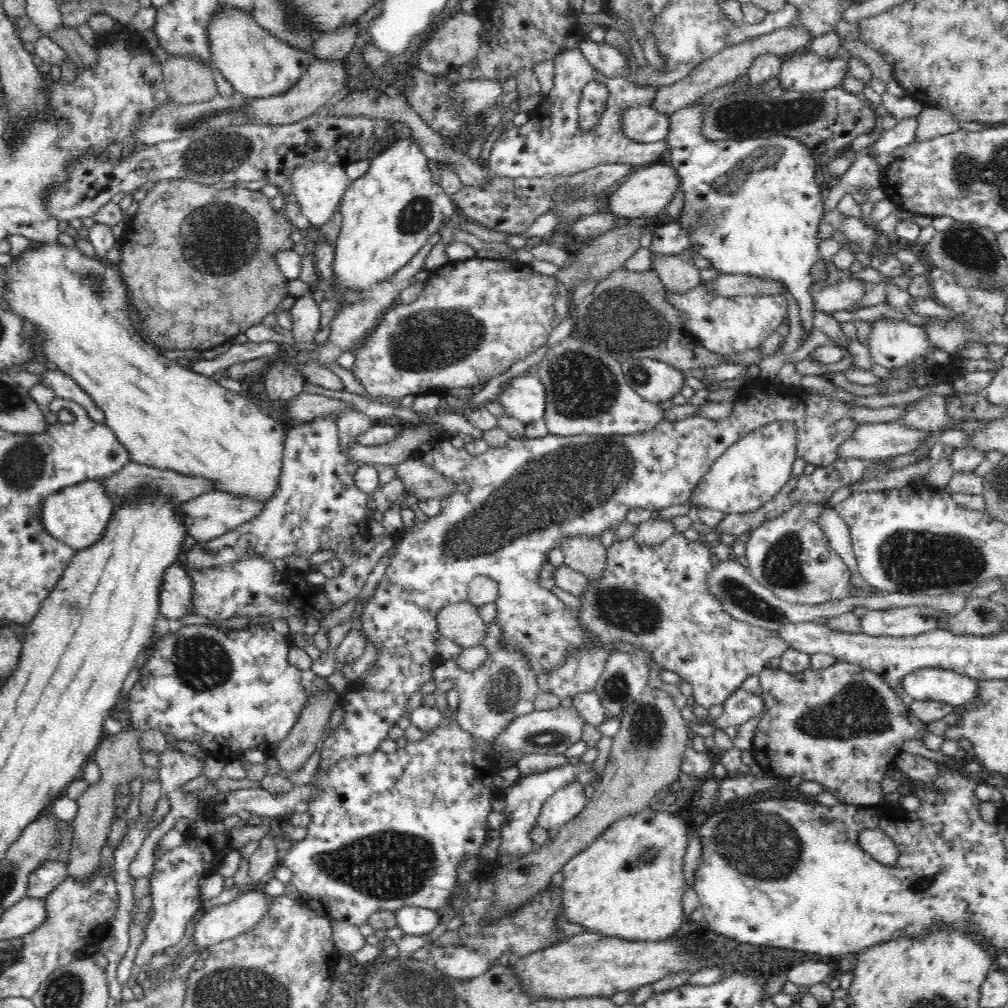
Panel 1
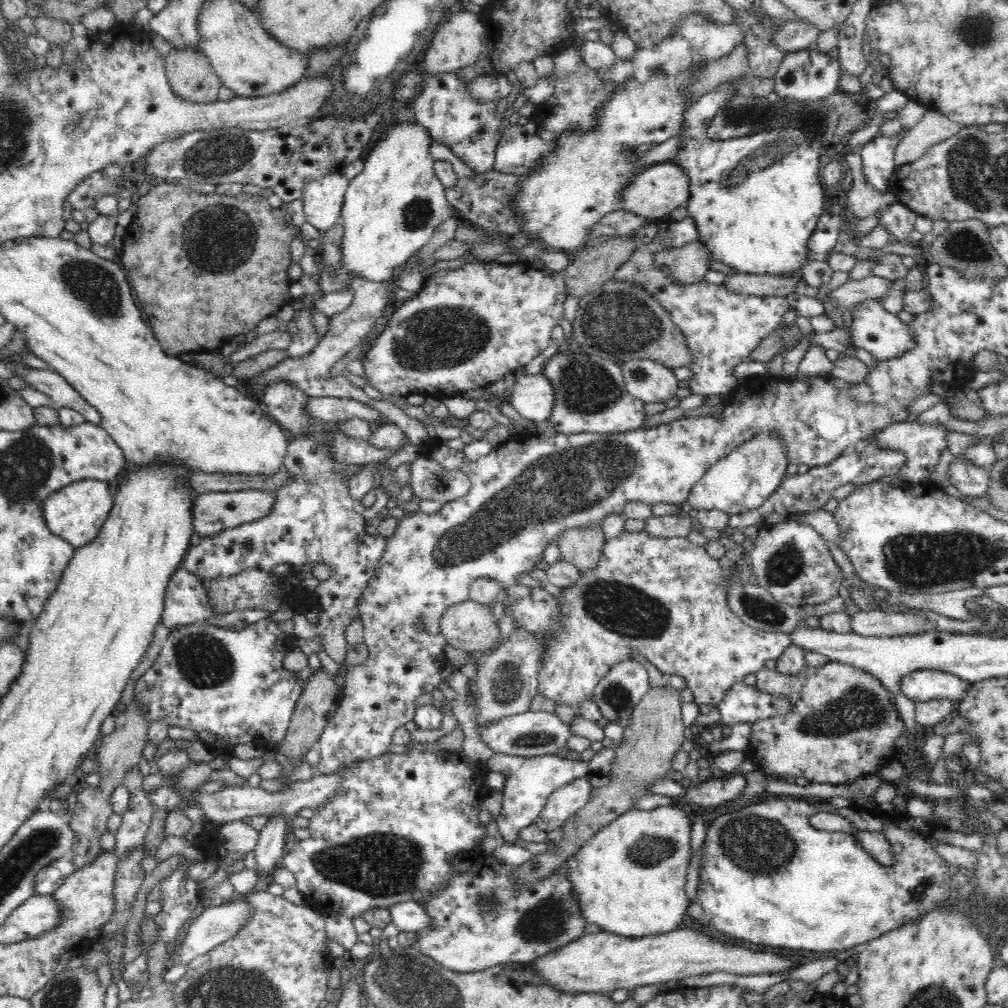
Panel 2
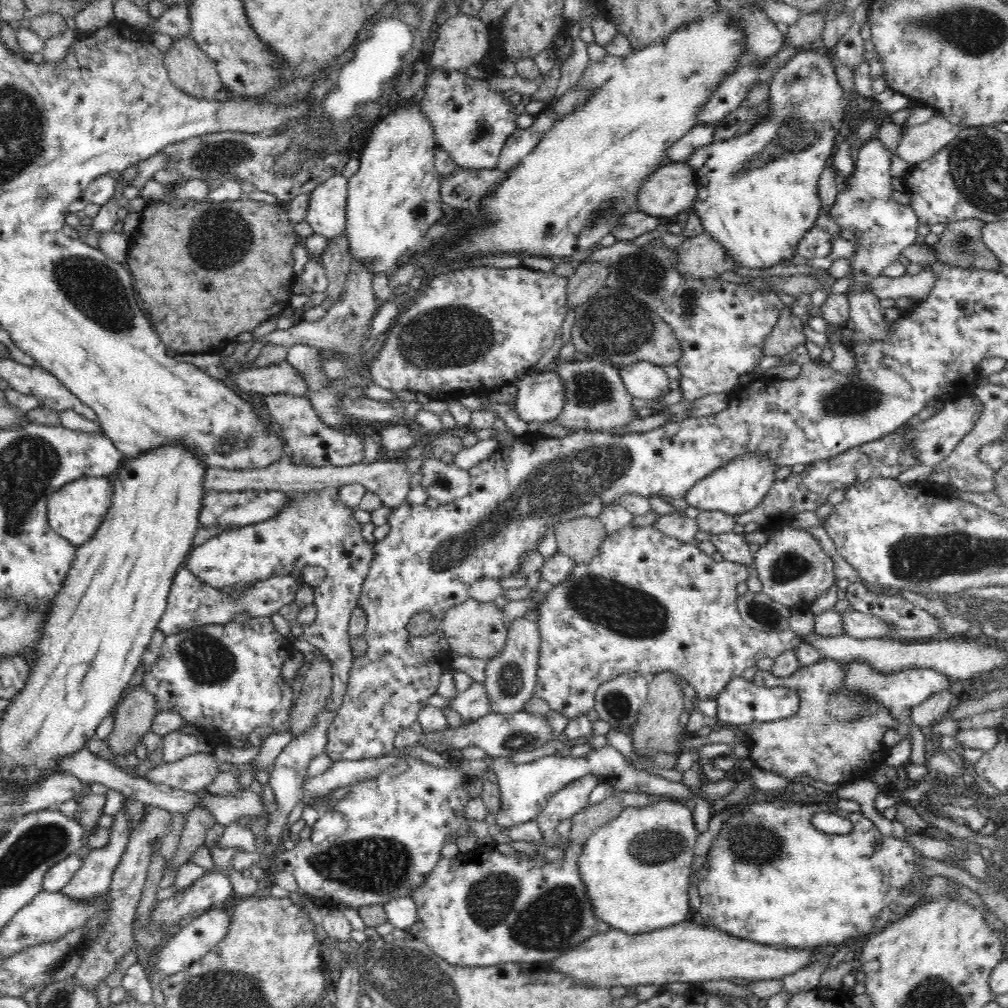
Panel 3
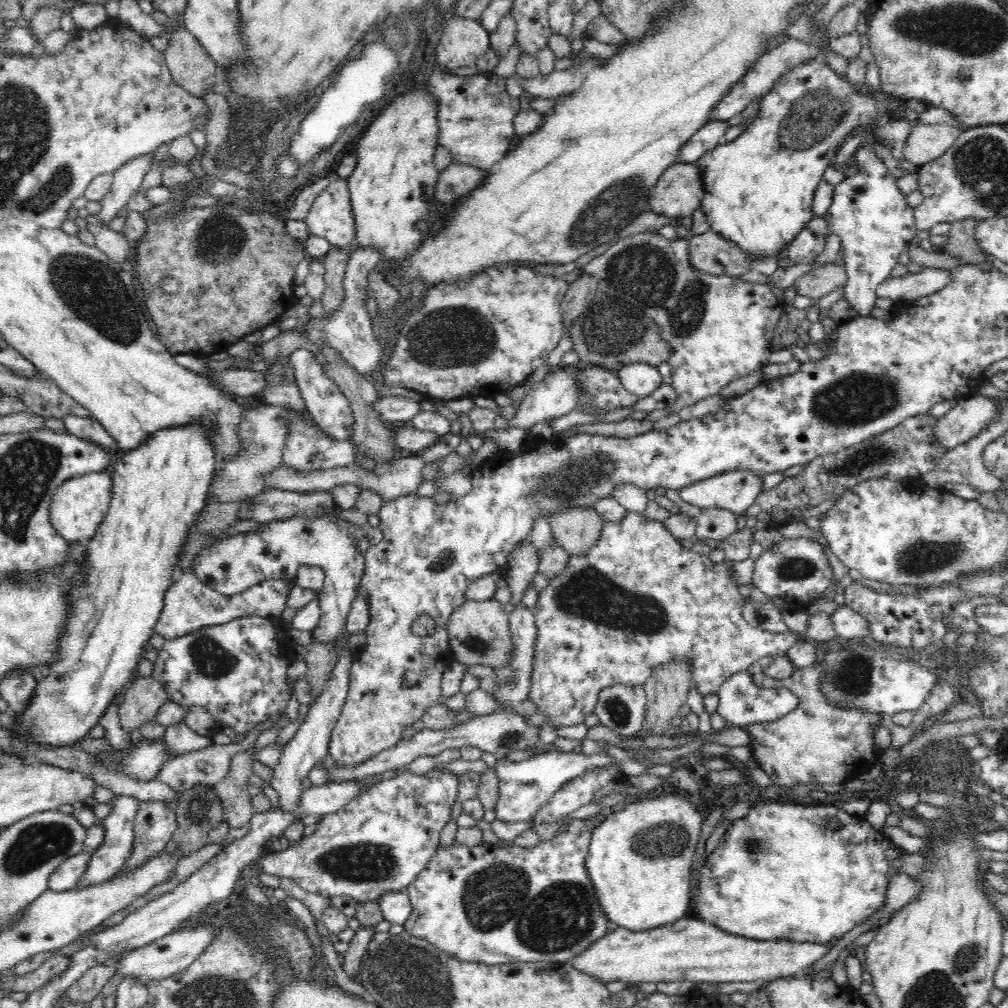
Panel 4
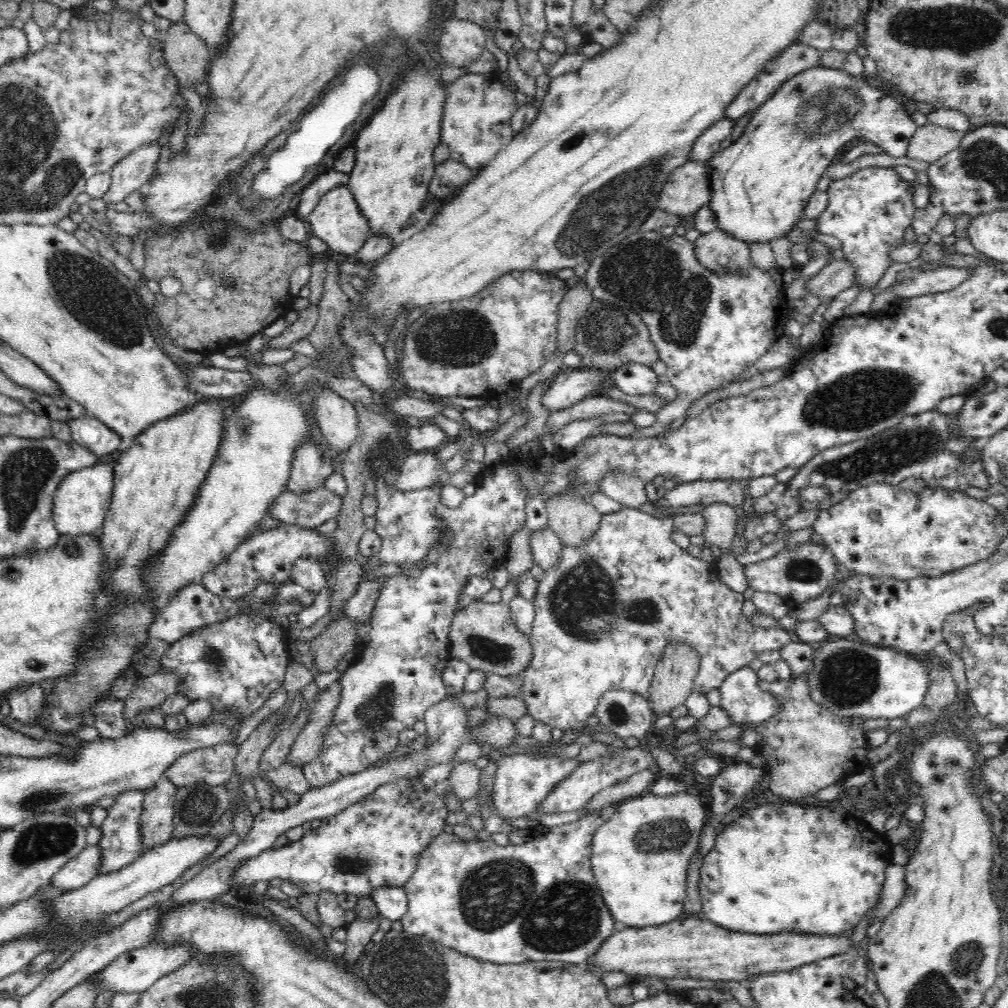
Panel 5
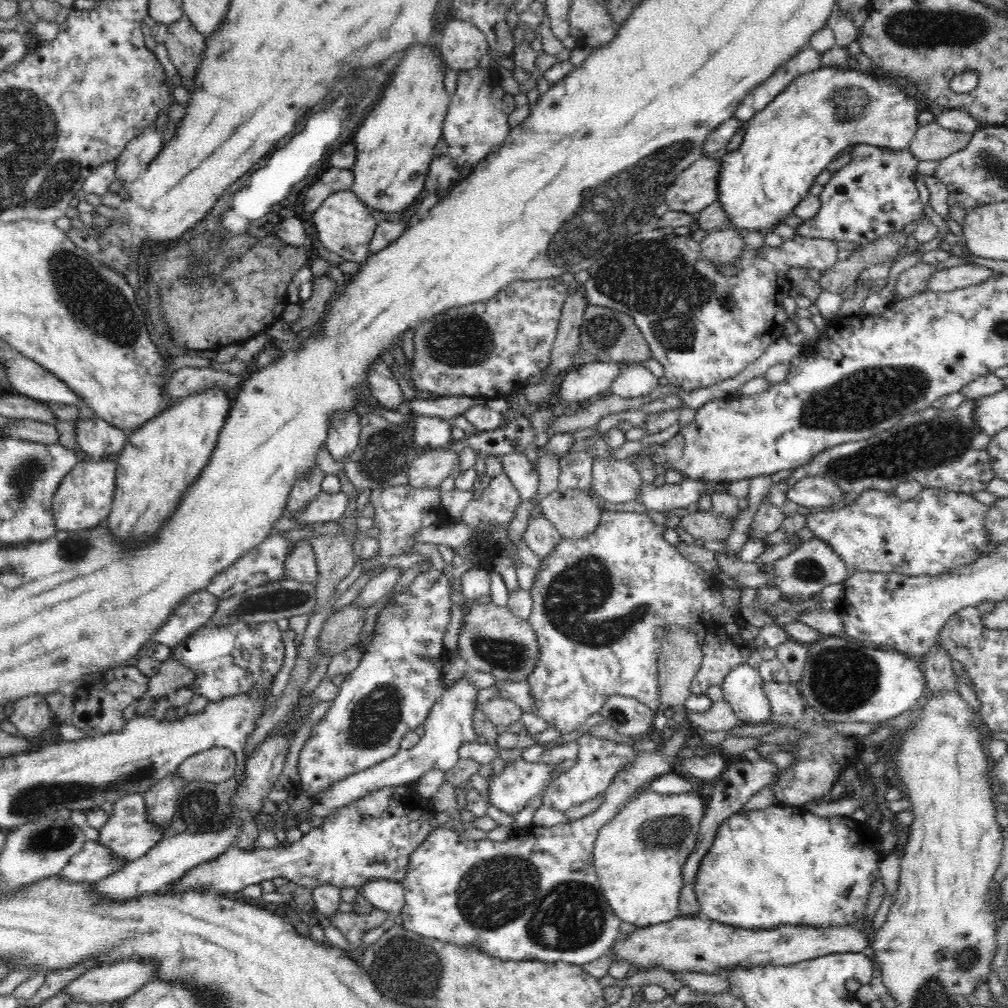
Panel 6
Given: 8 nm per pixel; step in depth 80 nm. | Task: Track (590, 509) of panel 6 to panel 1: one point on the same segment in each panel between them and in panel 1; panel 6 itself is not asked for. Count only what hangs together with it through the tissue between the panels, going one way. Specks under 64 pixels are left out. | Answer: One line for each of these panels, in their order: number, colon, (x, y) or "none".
1: (586, 555)
2: (582, 546)
3: (580, 538)
4: (576, 530)
5: (574, 520)

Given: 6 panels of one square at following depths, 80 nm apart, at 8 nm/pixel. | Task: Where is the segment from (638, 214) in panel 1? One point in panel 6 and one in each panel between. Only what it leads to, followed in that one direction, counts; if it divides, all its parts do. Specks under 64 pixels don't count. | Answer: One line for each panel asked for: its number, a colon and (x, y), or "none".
2: (657, 190)
3: (671, 190)
4: (679, 192)
5: (687, 189)
6: (695, 188)

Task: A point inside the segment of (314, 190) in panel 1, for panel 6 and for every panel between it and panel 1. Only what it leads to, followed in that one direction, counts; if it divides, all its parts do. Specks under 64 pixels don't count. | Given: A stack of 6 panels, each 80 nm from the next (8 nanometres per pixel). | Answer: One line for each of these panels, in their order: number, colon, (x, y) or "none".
2: (323, 198)
3: (326, 213)
4: (330, 217)
5: (337, 220)
6: (344, 225)

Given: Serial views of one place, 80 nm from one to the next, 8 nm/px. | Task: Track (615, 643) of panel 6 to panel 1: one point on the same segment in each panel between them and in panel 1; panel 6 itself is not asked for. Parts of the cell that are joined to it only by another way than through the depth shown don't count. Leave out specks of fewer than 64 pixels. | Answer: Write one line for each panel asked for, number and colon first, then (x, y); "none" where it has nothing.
1: (655, 596)
2: (666, 599)
3: (647, 603)
4: (636, 599)
5: (603, 617)

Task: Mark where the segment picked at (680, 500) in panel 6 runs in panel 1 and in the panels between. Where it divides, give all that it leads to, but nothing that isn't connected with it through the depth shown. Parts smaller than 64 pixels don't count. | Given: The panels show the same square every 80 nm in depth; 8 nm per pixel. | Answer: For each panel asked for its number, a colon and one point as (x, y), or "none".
1: (752, 472)
2: (743, 481)
3: (740, 486)
4: (735, 491)
5: (702, 492)

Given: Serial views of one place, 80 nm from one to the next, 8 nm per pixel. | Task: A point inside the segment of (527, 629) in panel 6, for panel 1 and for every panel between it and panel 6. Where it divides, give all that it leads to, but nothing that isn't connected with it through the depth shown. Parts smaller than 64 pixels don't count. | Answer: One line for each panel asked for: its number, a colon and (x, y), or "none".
1: (460, 622)
2: (470, 626)
3: (476, 629)
4: (479, 632)
5: (482, 634)

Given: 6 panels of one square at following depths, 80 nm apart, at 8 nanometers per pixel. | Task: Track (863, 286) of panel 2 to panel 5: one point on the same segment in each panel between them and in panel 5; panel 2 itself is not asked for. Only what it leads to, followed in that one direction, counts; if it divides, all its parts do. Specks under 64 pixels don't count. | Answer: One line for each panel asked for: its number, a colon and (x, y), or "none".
3: (918, 286)
4: (912, 286)
5: (942, 279)

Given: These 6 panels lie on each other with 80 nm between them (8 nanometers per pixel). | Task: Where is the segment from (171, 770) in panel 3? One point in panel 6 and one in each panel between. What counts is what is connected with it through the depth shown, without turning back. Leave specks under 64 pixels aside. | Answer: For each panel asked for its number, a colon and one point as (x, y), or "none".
4: (208, 766)
5: (214, 765)
6: (217, 764)

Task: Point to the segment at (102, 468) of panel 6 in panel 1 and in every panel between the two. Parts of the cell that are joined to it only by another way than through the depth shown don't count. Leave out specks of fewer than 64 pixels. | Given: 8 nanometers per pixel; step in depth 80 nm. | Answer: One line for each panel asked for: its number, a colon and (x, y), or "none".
1: (77, 515)
2: (76, 513)
3: (75, 512)
4: (78, 507)
5: (80, 505)

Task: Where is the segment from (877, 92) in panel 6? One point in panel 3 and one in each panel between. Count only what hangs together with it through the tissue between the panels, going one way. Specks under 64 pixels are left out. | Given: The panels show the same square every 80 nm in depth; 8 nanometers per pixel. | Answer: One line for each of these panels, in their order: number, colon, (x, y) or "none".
3: (757, 194)
4: (759, 189)
5: (760, 184)

